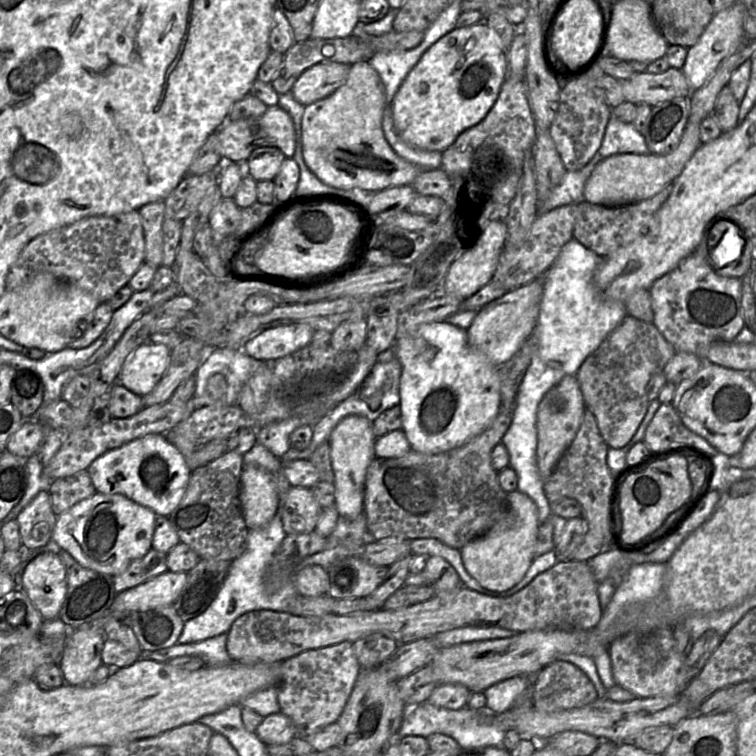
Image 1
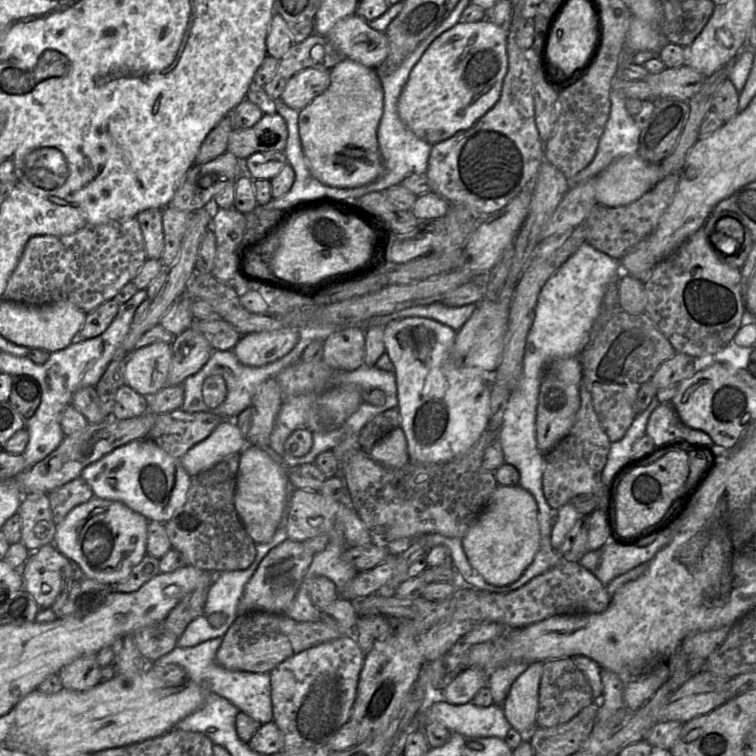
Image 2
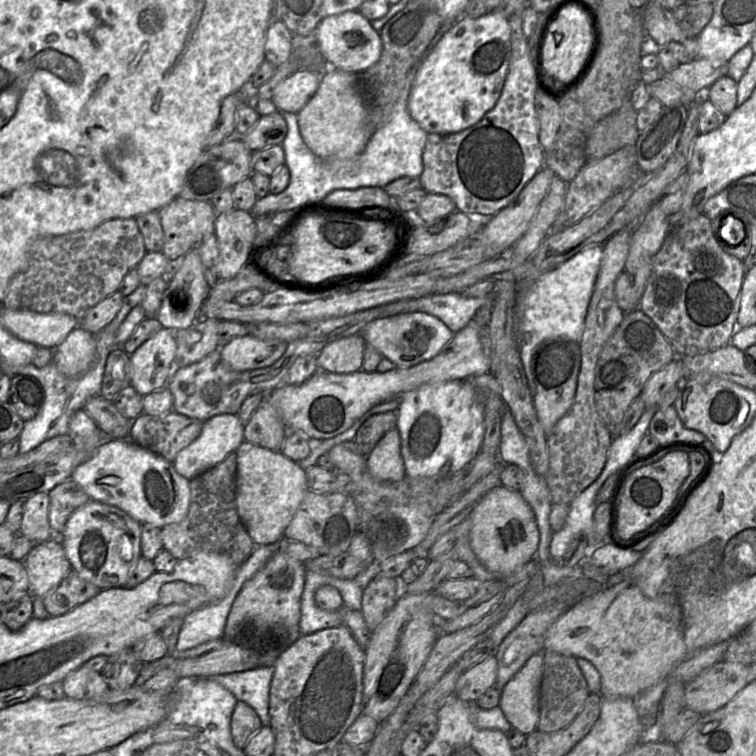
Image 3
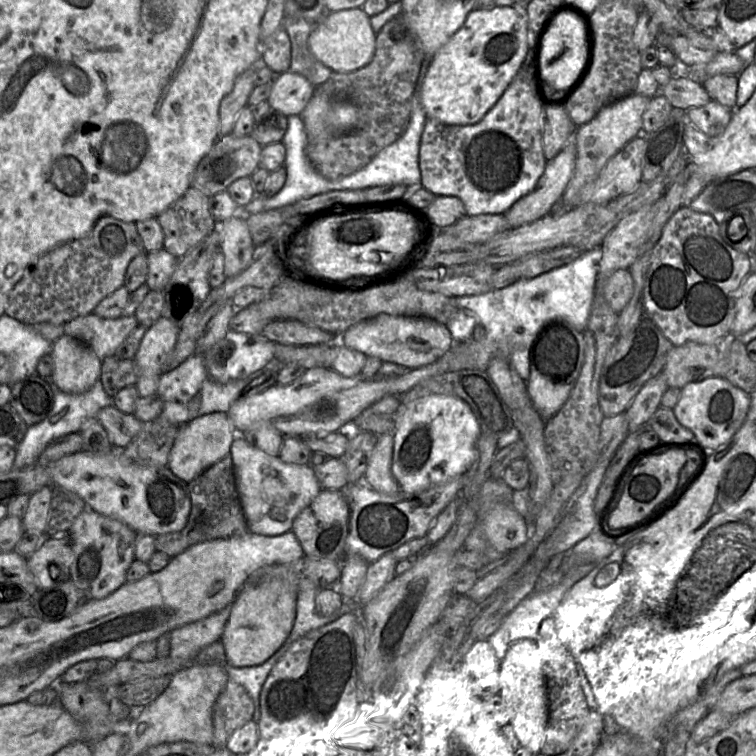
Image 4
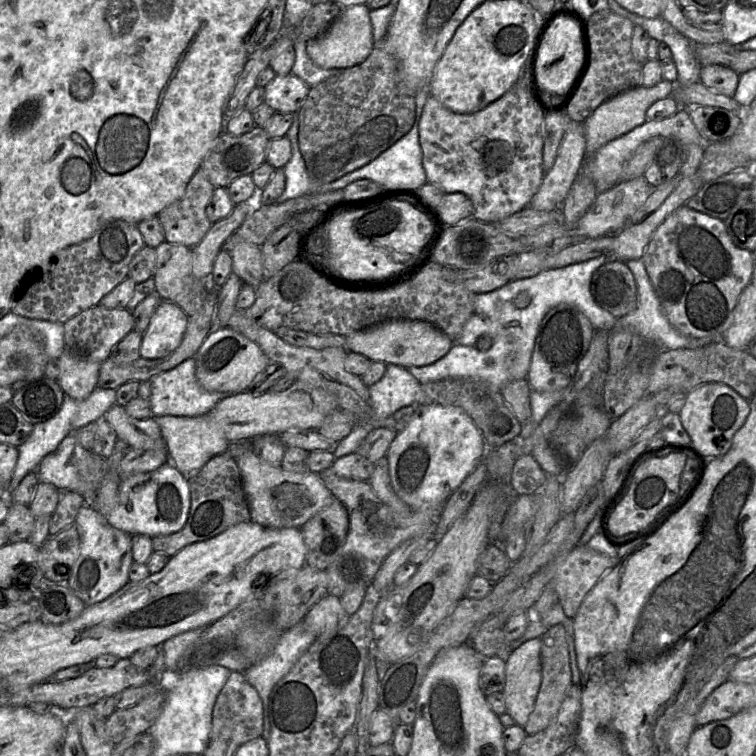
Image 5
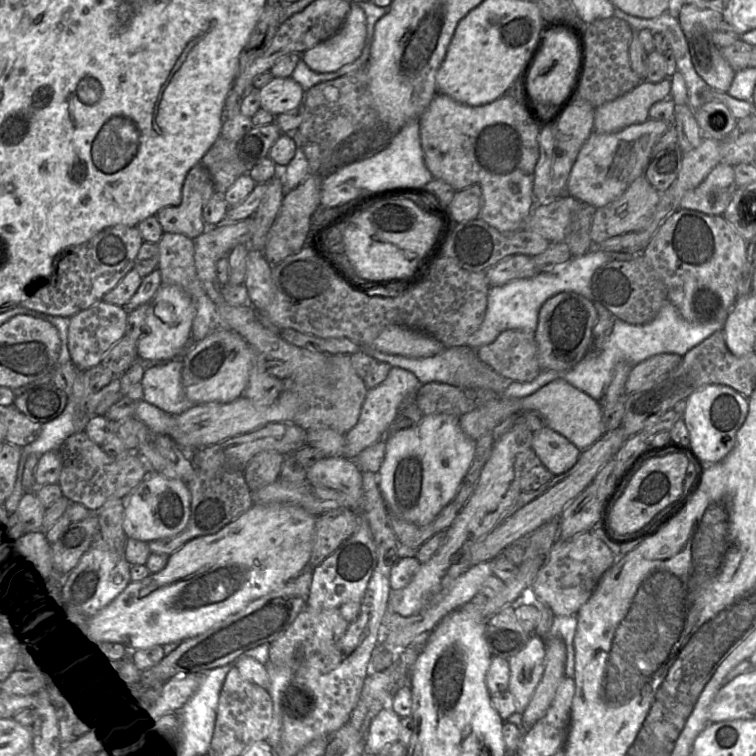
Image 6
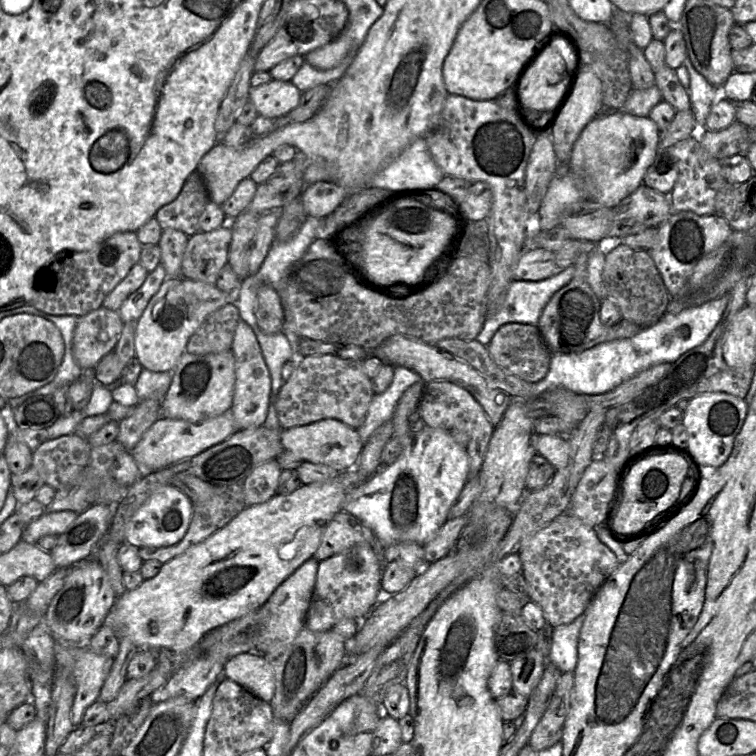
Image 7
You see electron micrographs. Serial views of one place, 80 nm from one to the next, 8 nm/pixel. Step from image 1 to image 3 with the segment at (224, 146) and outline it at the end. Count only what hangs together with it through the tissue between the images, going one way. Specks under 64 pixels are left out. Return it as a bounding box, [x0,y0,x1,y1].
[235,111,287,151]

